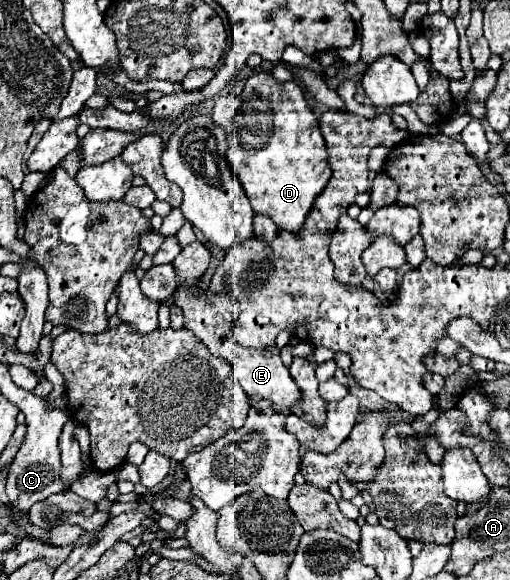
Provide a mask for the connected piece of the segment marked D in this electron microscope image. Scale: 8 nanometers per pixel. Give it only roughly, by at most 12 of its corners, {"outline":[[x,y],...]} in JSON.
{"outline":[[297,81],[215,101],[255,213],[297,233],[331,177]]}

